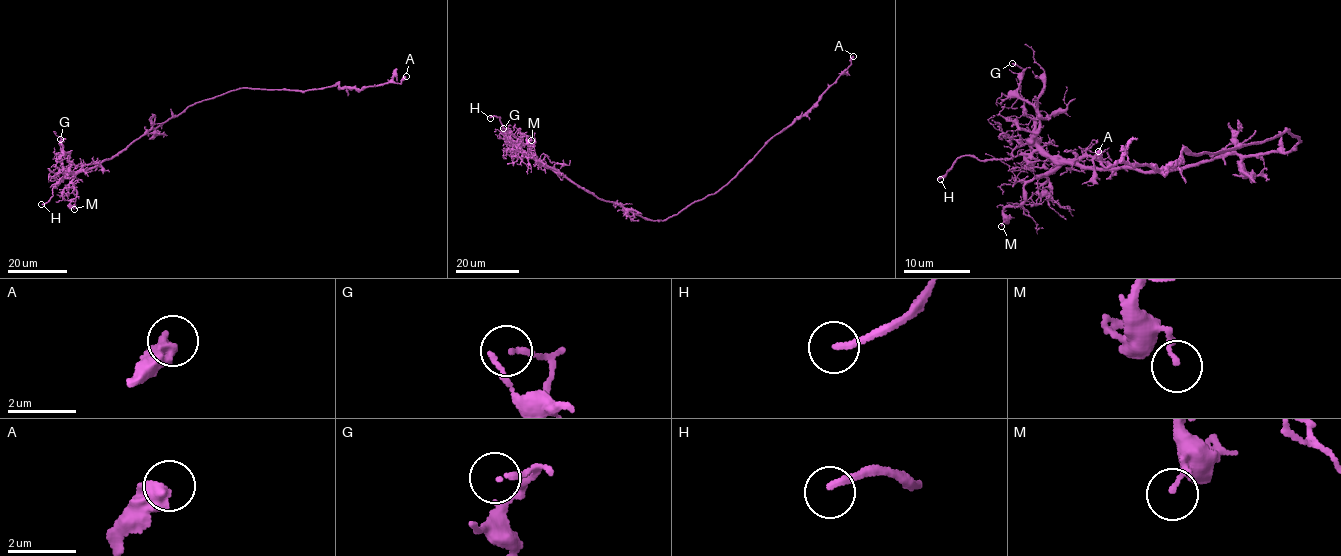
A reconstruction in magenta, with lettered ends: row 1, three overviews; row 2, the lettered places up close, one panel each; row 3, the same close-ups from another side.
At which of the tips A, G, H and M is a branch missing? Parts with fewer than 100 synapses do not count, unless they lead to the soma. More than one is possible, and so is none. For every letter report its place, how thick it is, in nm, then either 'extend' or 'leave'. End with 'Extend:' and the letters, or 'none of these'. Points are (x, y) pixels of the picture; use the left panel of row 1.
A: place (406, 76); calibre 500 nm; leave
G: place (60, 139); calibre 130 nm; leave
H: place (41, 204); calibre 190 nm; extend
M: place (74, 209); calibre 130 nm; leave
Extend: H

